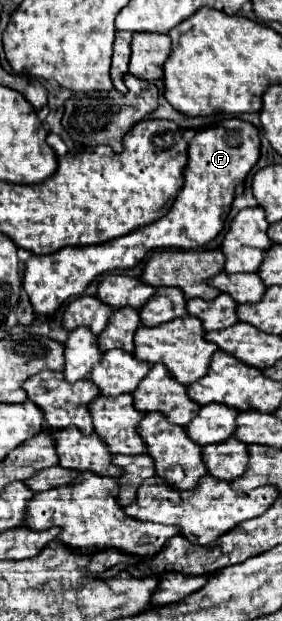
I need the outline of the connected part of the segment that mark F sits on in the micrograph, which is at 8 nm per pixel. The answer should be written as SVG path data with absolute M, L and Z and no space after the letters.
M225 119L213 127L201 129L189 143L189 163L185 167L185 183L181 187L181 193L177 195L177 201L169 209L165 217L155 221L153 225L147 225L145 229L137 229L125 237L117 237L113 241L101 243L101 245L91 245L91 247L63 247L57 253L51 255L31 255L25 263L25 277L23 277L23 289L29 295L29 301L39 315L51 315L55 313L67 299L71 297L81 297L87 285L97 277L113 269L131 269L135 267L145 253L153 249L197 249L201 245L207 245L213 241L219 231L223 229L223 221L229 213L229 205L233 203L235 197L235 187L245 181L247 173L253 169L253 165L259 161L259 151L261 151L261 137L259 129L243 119Z

